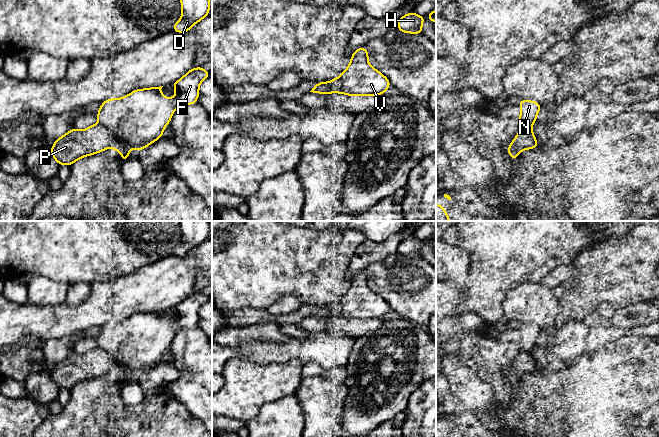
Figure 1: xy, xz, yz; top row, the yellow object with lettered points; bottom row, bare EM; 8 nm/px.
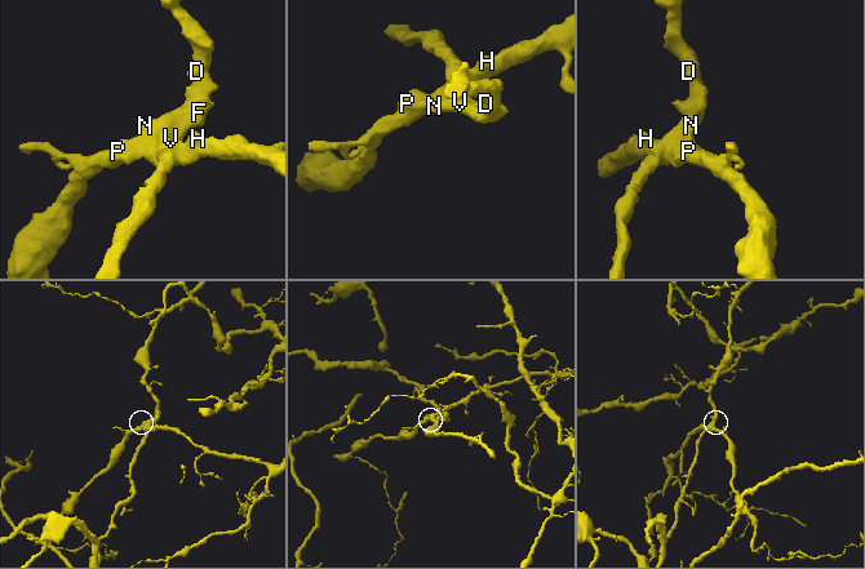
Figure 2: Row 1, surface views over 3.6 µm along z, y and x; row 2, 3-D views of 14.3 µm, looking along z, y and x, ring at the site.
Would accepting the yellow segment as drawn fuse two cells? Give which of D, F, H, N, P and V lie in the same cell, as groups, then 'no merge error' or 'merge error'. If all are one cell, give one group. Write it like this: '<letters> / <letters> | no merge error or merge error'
D F N V / H P | merge error

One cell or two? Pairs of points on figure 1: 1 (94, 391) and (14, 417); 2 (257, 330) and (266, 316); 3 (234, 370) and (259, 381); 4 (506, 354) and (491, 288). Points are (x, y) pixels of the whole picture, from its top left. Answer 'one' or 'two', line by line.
1: two
2: two
3: one
4: two

